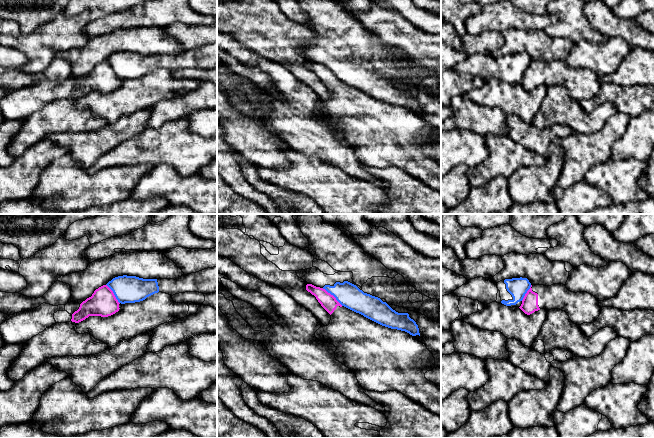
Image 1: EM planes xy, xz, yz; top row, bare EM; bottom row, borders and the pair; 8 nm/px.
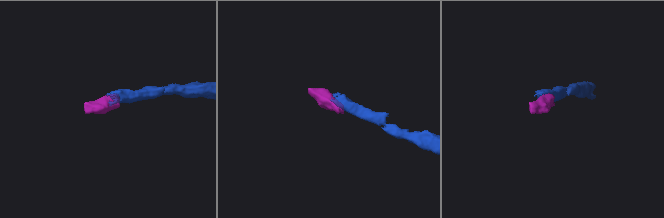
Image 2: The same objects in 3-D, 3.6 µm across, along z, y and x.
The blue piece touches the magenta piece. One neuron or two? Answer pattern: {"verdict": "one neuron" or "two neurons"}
{"verdict": "two neurons"}

